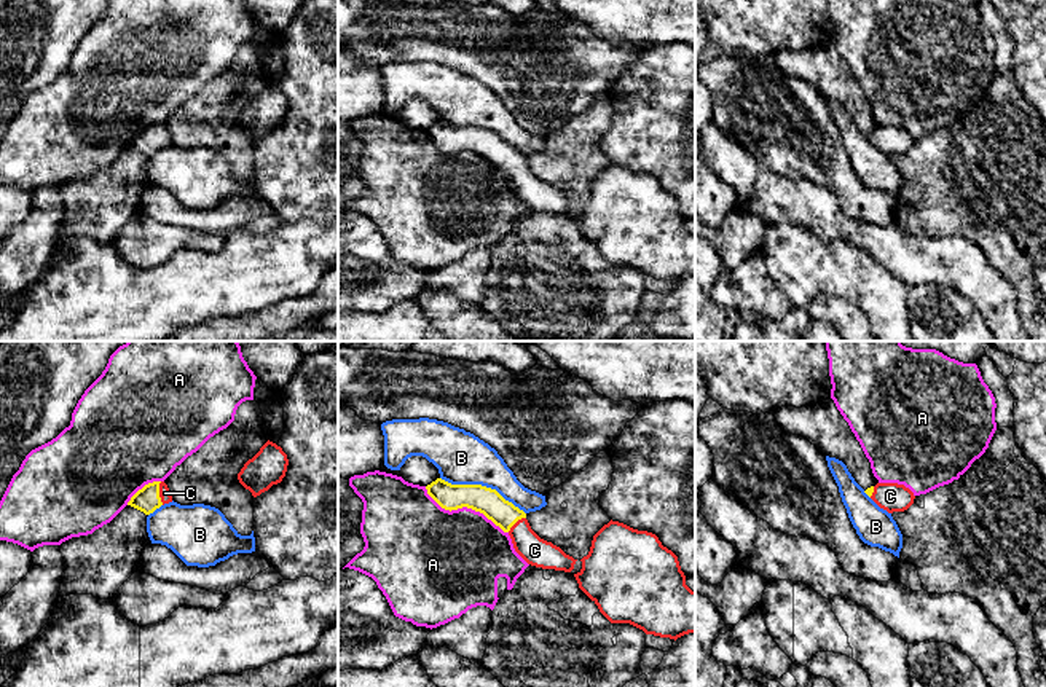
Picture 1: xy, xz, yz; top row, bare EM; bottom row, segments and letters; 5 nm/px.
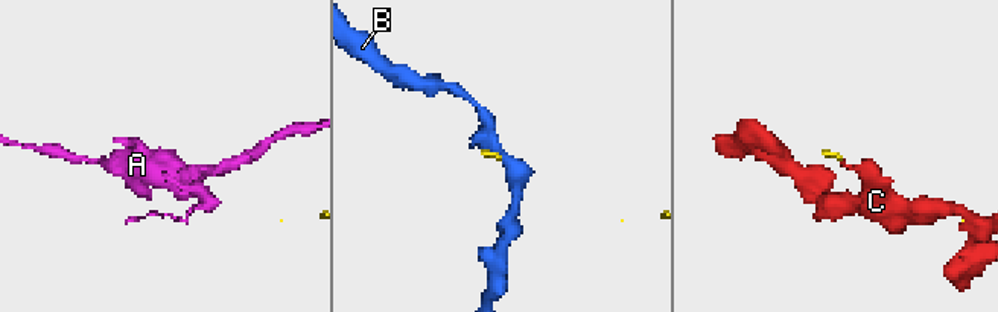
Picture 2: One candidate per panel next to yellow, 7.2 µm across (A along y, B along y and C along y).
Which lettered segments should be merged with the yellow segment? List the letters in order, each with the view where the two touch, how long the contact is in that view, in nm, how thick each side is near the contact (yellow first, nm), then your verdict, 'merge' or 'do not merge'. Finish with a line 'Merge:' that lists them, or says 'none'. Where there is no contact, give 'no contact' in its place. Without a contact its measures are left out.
A: meets yellow in xz; contact 480 nm long; 140 nm thick on the yellow side, 460 nm on the other; do not merge
B: meets yellow in xz; contact 480 nm long; 140 nm thick on the yellow side, 260 nm on the other; do not merge
C: meets yellow in xy; contact 120 nm long; 130 nm thick on the yellow side, 60 nm on the other; merge
Merge: C

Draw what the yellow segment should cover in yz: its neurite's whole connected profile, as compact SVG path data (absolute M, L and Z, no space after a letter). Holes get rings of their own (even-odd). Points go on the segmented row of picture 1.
M877 483L864 493L888 513L907 510L915 499L909 488L898 483Z

